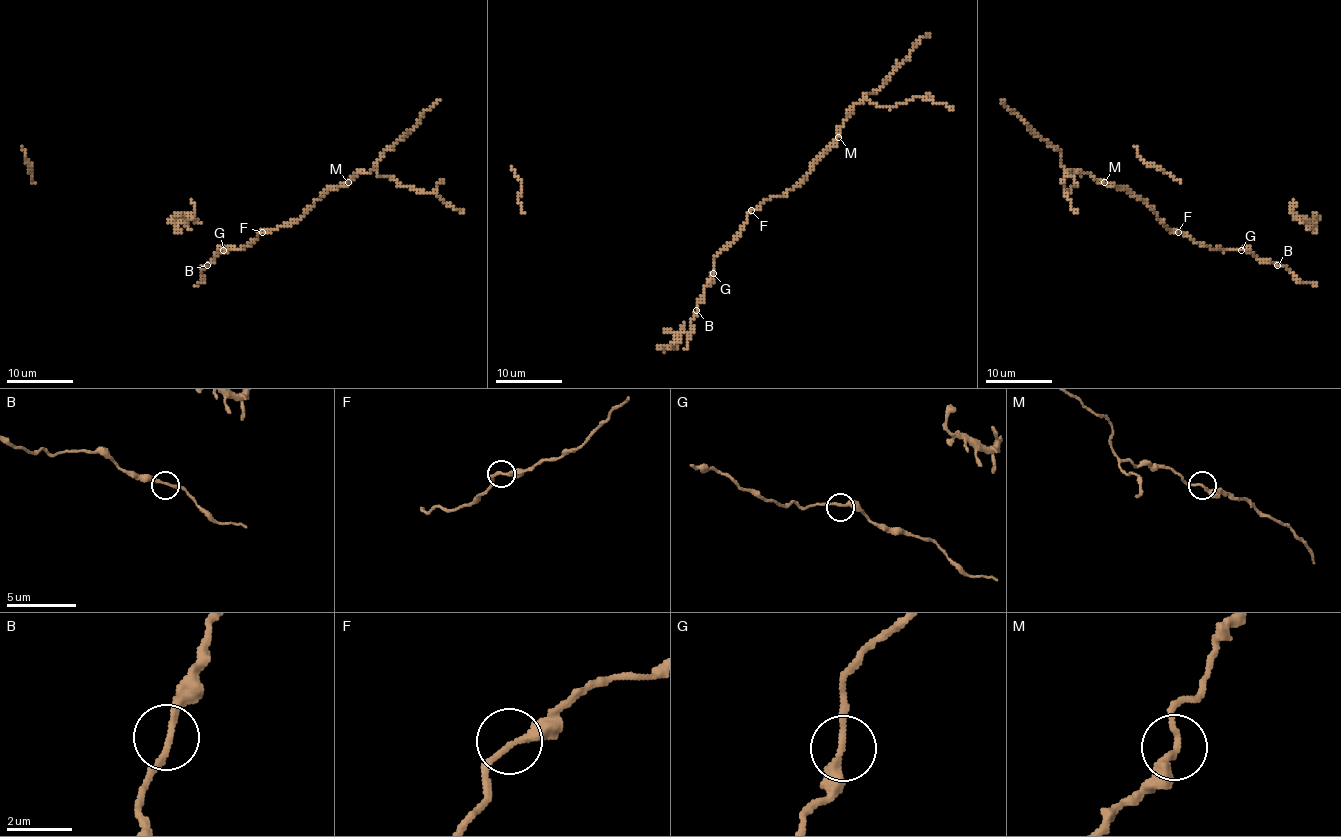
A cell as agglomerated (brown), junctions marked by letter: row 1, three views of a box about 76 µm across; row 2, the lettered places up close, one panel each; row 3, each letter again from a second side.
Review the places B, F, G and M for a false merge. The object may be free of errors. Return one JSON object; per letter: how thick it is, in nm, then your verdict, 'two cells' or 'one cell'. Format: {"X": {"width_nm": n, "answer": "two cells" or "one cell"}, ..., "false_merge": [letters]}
{"B": {"width_nm": 190, "answer": "one cell"}, "F": {"width_nm": 220, "answer": "one cell"}, "G": {"width_nm": 240, "answer": "one cell"}, "M": {"width_nm": 220, "answer": "two cells"}, "false_merge": ["M"]}

